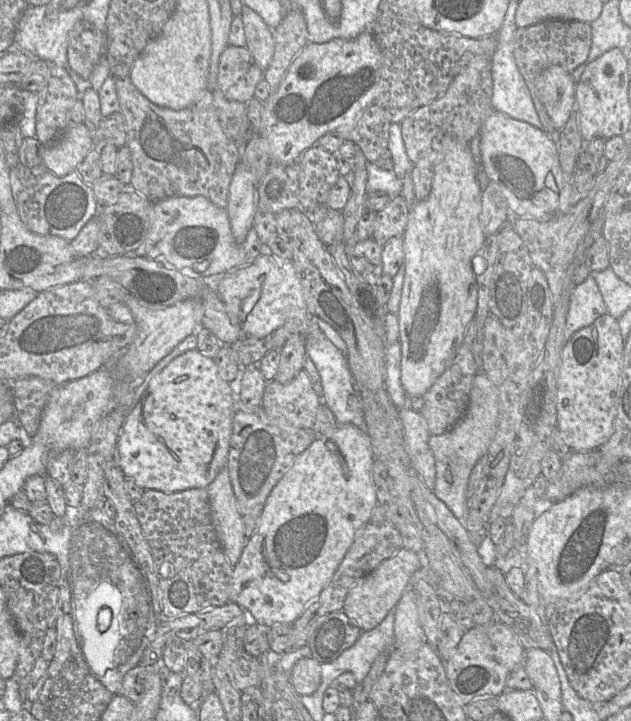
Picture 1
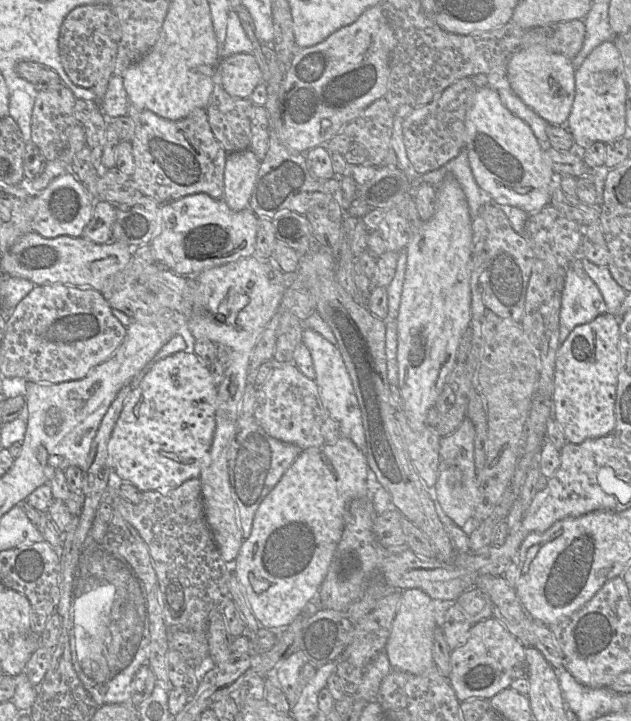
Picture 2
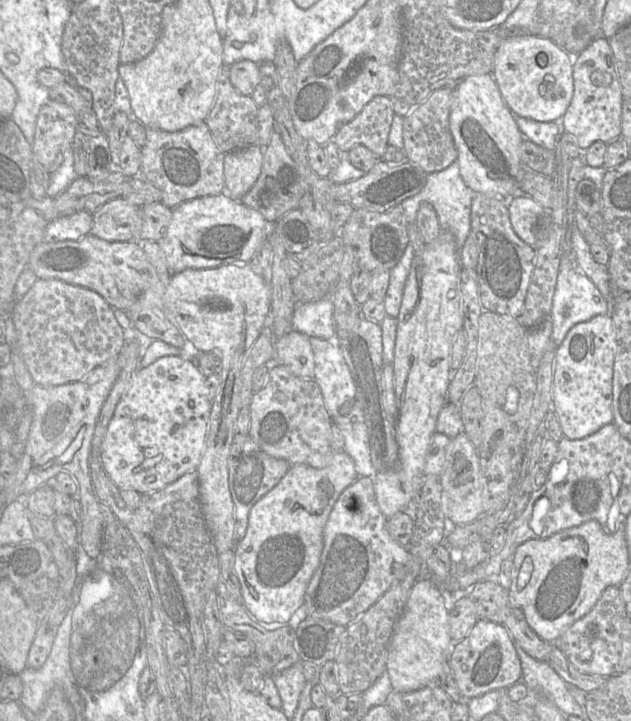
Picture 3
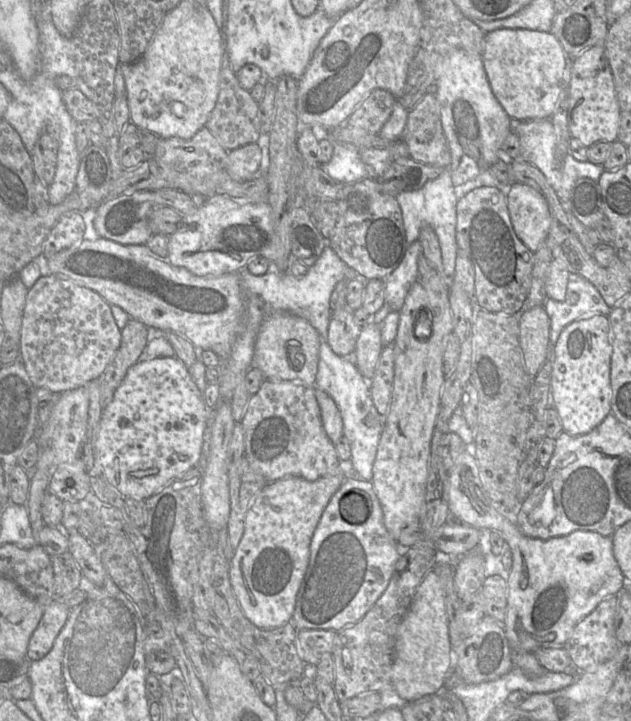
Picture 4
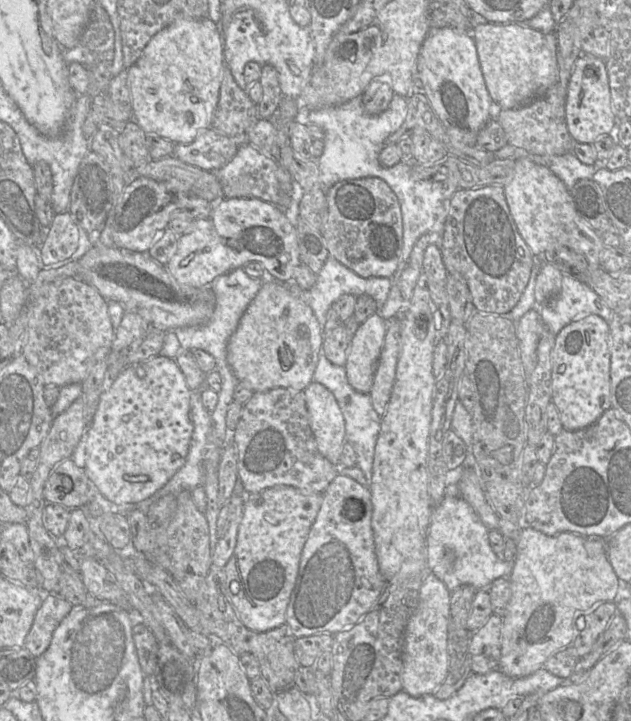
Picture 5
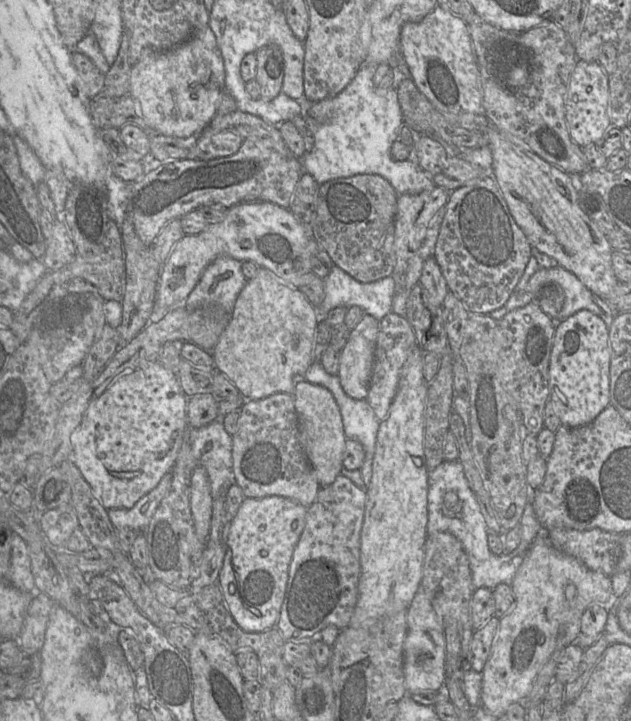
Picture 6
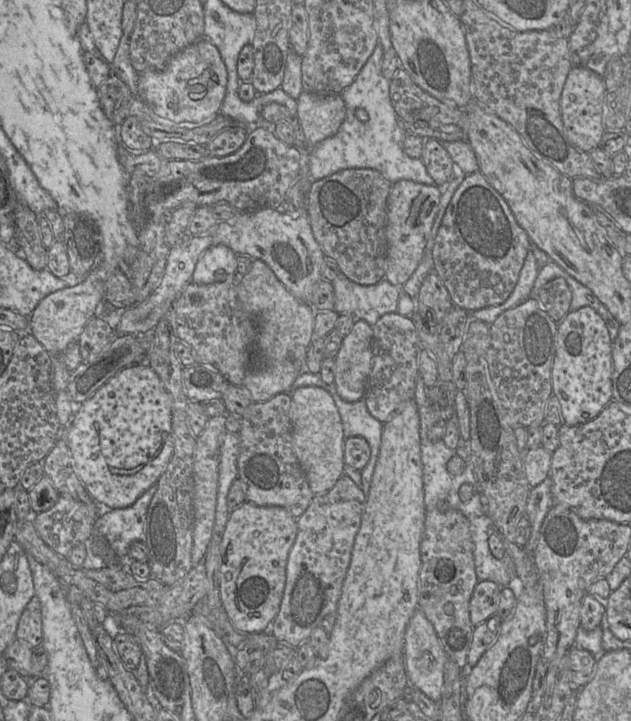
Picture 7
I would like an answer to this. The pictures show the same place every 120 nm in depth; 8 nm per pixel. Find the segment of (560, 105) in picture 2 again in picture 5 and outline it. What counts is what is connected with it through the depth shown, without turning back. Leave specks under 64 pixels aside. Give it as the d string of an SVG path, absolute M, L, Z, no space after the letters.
M485 23L474 25L470 34L475 41L484 81L493 102L502 109L523 106L541 96L556 81L559 75L557 62L557 37L555 33L543 33L526 25Z

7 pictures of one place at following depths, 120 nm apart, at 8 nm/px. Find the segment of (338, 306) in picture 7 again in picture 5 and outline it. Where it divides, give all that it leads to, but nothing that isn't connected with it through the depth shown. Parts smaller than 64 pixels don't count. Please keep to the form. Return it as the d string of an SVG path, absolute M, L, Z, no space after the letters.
M329 255L322 269L317 274L315 284L309 290L301 289L293 281L285 284L293 295L297 296L312 309L322 328L326 321L327 311L344 294L352 294L356 297L366 294L376 301L379 310L387 300L392 286L392 279L386 277L362 278Z

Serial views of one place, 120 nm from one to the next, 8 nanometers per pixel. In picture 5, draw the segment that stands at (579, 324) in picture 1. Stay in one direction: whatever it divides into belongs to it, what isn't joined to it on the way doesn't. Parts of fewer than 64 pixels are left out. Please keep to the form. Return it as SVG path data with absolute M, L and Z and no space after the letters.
M563 274L558 296L538 310L546 329L555 336L572 321L591 314L601 316L609 324L614 312L590 286L568 274Z

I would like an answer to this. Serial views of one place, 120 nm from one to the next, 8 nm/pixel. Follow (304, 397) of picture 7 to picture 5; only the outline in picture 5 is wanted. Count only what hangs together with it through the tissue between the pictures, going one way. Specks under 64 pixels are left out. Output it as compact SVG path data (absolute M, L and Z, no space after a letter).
M312 381L303 391L310 427L319 452L331 463L340 465L339 459L346 442L343 414L333 393L324 385Z

